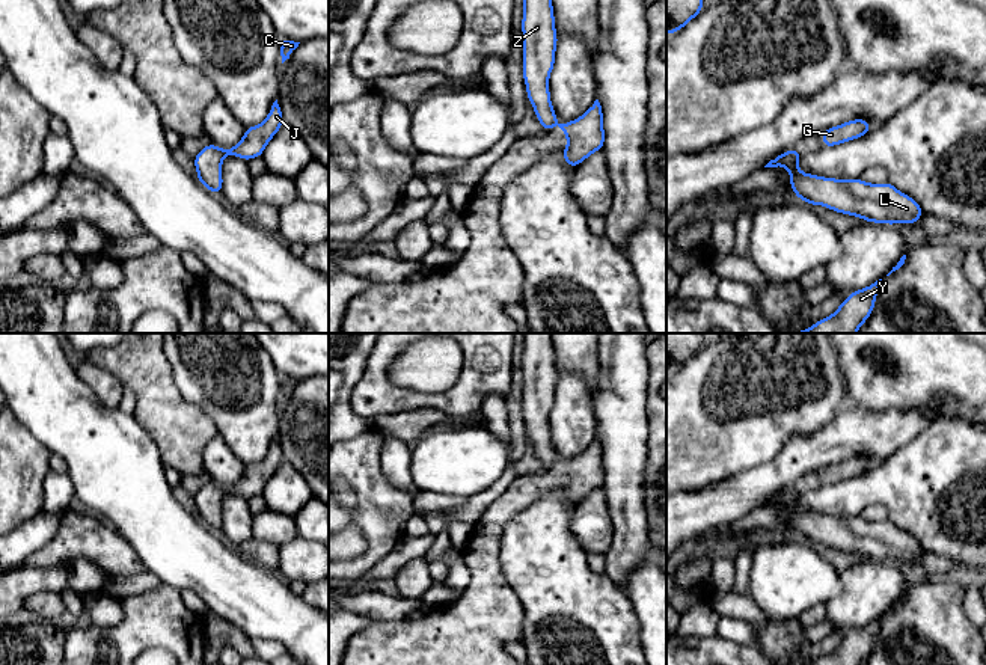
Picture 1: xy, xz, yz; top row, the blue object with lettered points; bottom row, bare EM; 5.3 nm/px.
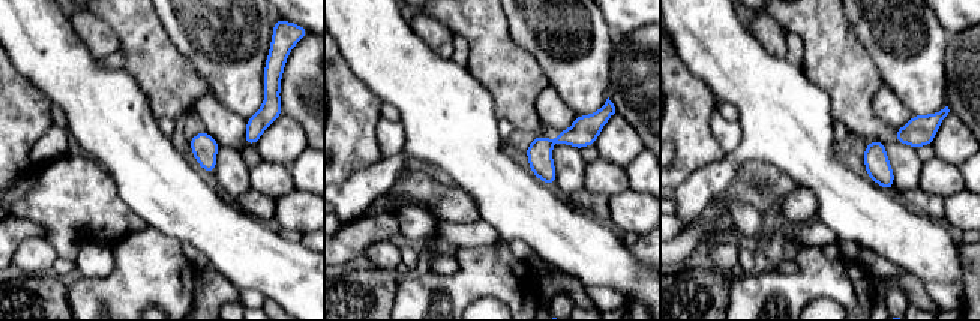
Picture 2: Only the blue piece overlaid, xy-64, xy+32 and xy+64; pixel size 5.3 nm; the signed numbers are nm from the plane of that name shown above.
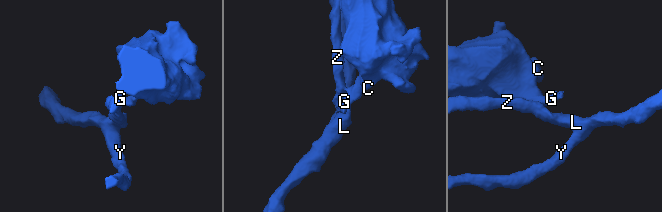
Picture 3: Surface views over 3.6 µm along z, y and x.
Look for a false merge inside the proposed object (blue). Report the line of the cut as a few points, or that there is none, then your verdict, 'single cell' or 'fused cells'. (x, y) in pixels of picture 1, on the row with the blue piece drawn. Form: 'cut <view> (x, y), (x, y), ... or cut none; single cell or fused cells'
cut xy (220, 150), (225, 154); fused cells

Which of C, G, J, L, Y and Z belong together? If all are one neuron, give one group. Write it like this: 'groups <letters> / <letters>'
groups C G J / L Y Z

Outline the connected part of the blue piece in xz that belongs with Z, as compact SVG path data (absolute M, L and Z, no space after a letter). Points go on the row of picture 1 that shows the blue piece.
M523 0L522 33L522 72L528 100L541 130L549 131L558 124L549 92L549 77L555 66L558 45L552 0Z

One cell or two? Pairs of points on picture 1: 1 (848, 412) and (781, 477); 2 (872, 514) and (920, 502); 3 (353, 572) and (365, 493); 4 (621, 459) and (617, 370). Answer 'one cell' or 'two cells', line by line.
1: one cell
2: two cells
3: one cell
4: one cell

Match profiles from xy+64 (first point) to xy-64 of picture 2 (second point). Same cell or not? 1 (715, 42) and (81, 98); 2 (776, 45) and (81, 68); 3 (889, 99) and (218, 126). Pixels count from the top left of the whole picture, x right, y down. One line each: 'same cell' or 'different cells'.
1: same cell
2: different cells
3: same cell

